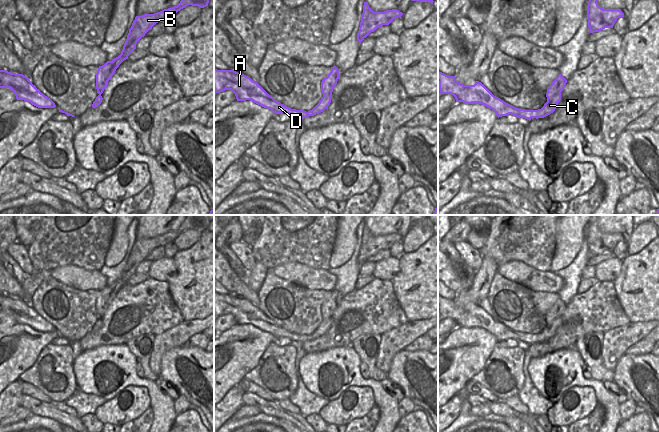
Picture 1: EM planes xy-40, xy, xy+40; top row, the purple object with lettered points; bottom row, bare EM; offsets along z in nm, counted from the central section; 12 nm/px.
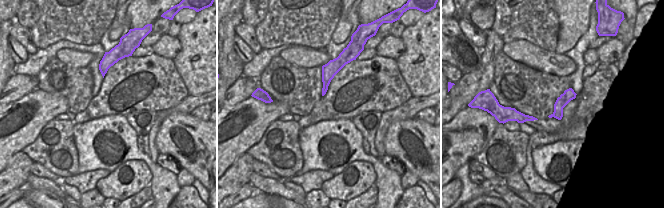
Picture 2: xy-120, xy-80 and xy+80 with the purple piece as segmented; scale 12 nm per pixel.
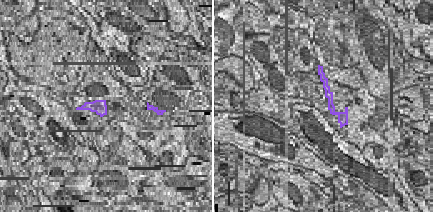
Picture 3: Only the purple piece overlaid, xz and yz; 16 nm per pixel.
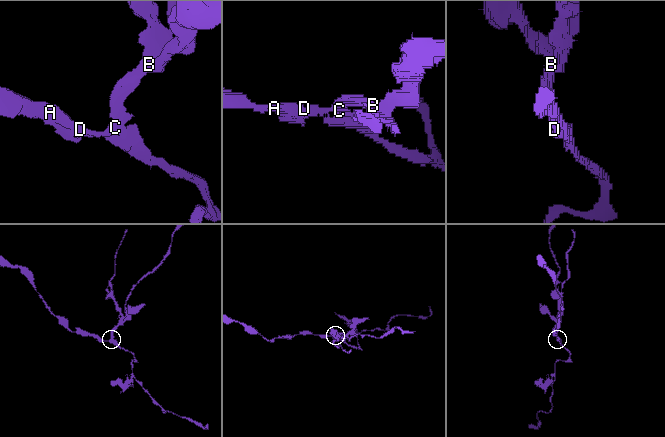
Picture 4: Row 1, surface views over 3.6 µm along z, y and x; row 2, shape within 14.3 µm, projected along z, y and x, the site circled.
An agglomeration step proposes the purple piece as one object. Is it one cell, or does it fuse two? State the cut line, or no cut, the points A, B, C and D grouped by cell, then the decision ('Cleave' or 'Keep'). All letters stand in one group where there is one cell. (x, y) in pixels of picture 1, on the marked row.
Split along xy+40 (560, 92), (547, 100). Groups: A C D / B. Cleave.

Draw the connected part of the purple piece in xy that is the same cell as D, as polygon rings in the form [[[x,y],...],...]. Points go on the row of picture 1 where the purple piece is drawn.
[[[214,68],[214,93],[231,90],[237,101],[250,100],[270,109],[275,114],[286,113],[292,117],[304,119],[323,112],[331,103],[332,95],[323,96],[319,103],[310,111],[291,109],[270,96],[257,82],[250,77],[234,70],[217,70]]]

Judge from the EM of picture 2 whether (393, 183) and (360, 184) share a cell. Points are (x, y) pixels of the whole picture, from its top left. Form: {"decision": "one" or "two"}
{"decision": "two"}

